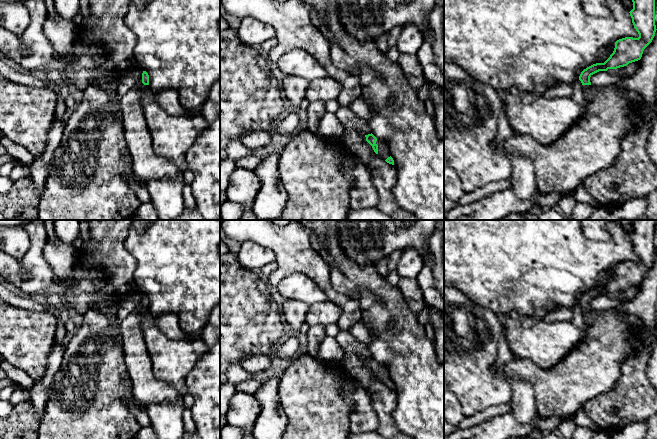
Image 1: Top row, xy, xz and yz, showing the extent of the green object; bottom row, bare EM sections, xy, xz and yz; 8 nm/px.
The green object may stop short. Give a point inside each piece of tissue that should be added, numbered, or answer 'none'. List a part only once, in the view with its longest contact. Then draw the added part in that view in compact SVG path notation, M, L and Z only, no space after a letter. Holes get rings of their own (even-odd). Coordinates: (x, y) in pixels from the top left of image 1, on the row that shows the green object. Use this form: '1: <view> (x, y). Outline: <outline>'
1: xz (383, 150). Outline: M377 139L377 141L375 142L375 144L378 145L378 156L380 158L382 158L384 161L390 157L390 150L389 147L387 145L387 143L383 140Z

